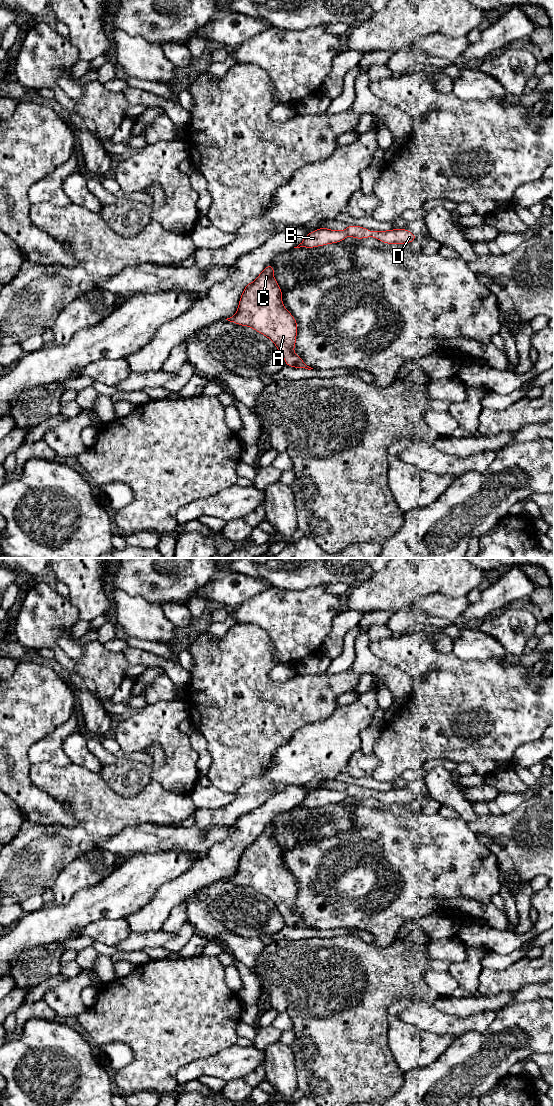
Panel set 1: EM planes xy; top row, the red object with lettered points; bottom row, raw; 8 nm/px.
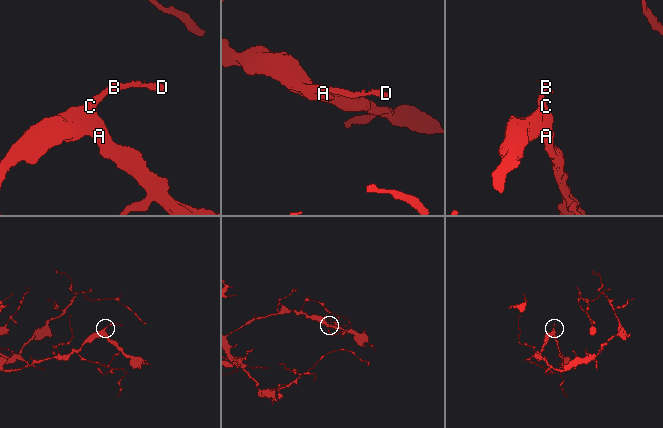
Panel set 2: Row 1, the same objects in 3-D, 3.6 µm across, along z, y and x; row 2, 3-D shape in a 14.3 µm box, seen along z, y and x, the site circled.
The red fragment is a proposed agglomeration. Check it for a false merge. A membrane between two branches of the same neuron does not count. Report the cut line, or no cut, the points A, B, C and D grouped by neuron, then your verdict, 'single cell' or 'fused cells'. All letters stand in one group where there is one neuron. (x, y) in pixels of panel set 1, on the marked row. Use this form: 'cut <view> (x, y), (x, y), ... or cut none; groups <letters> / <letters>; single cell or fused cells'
cut none; groups A B C D; single cell

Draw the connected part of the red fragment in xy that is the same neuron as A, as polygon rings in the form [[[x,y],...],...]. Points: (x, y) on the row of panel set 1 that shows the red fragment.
[[[267,265],[254,282],[246,284],[235,315],[226,320],[251,327],[269,338],[283,356],[285,365],[311,370],[294,353],[298,325],[282,302],[282,289],[274,278],[274,271],[273,265]]]

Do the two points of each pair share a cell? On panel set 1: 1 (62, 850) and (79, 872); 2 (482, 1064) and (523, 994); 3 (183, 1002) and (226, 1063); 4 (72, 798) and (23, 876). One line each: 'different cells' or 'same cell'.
1: different cells
2: different cells
3: different cells
4: same cell

